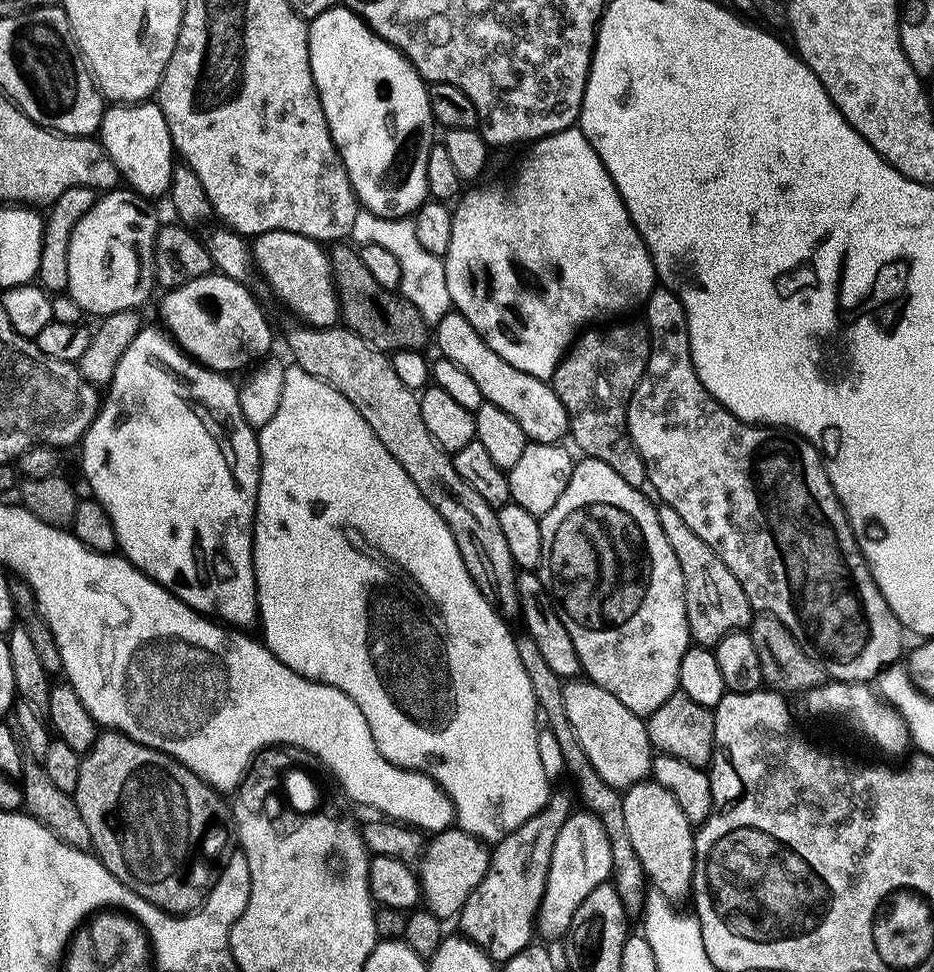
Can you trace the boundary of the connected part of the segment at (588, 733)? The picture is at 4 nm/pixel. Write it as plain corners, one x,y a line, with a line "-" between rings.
591,682
580,683
569,683
564,689
564,697
566,714
570,714
570,722
574,722
574,734
578,734
578,742
582,742
586,758
590,758
594,770
598,770
601,778
612,788
627,790
644,783
651,777
654,759
647,723
626,710
610,690
602,690
602,686

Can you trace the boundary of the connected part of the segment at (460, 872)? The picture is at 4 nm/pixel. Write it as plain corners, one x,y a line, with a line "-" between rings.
453,826
447,832
433,835
427,841
427,848
418,864
420,891
427,911
443,922
455,921
460,911
470,902
470,894
482,886
492,865
489,845
477,836

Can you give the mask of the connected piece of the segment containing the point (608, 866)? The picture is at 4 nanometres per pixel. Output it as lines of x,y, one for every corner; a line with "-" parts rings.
587,810
573,811
572,817
562,826
562,834
558,834
558,842
554,842
554,858
550,862
550,874
546,882
546,894
540,907
538,917
538,932
542,937
552,932
552,903
556,895
564,891
572,899
566,910
569,917
578,914
578,904
586,902
598,886
609,883
612,880
612,867
614,866
614,854
612,843
607,830
602,826
600,817
592,815

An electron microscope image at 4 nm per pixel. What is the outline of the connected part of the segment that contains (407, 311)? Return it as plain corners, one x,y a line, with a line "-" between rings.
340,242
331,249
332,270
340,293
340,315
343,327
360,336
373,348
385,354
425,351
430,344
430,325
418,314
409,300
401,299
395,292
382,290
366,270
359,251
348,242

